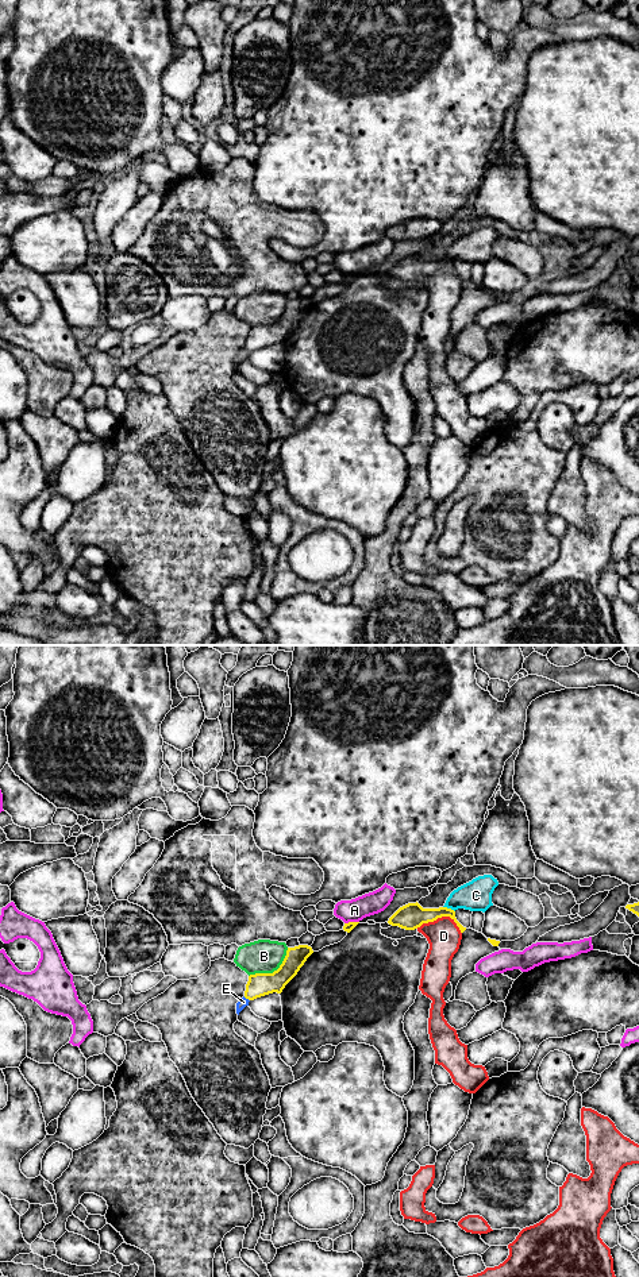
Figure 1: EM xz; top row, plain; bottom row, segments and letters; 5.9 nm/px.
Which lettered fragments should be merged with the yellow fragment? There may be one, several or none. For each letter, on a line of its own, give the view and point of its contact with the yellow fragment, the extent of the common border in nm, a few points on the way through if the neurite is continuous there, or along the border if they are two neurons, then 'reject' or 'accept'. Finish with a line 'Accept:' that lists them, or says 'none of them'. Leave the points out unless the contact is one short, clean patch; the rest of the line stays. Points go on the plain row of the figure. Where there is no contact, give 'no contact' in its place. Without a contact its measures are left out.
A: xz (351, 274) | 90 nm | reject
B: xz (274, 323) | 300 nm | reject
C: xz (449, 261) | 80 nm | reject
D: xz (441, 269) | 280 nm | along xz (416, 280), (438, 270), (449, 269), (461, 285) | reject
E: xz (246, 350) | 50 nm | across xz (260, 336), (246, 350), (243, 354) | accept
Accept: E

